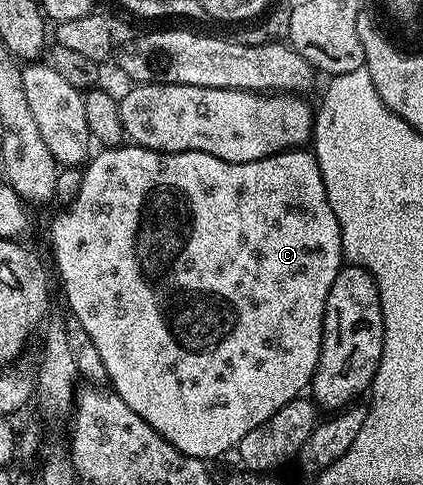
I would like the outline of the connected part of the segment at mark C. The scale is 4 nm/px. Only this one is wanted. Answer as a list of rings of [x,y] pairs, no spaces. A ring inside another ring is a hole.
[[[136,144],[110,146],[100,152],[102,154],[94,153],[88,159],[81,175],[79,192],[75,195],[73,201],[64,207],[65,211],[62,214],[54,216],[53,223],[49,226],[49,246],[53,249],[53,262],[57,265],[57,274],[61,277],[62,288],[65,289],[65,298],[69,301],[68,313],[77,318],[79,324],[83,324],[83,332],[87,332],[87,336],[91,336],[91,344],[95,344],[95,348],[99,351],[99,356],[103,360],[105,378],[107,382],[110,382],[108,385],[111,387],[112,393],[119,395],[123,404],[127,404],[127,408],[131,408],[131,412],[135,412],[135,416],[143,416],[143,420],[147,420],[147,424],[151,424],[151,428],[155,428],[155,432],[162,434],[176,450],[187,456],[210,460],[209,458],[217,458],[220,454],[227,453],[228,450],[230,453],[239,444],[239,440],[243,440],[243,436],[247,436],[247,432],[251,432],[251,428],[263,424],[263,420],[267,420],[267,416],[275,416],[275,412],[279,412],[279,408],[283,408],[283,404],[302,397],[310,389],[313,373],[319,364],[319,352],[323,344],[323,312],[327,304],[327,292],[331,292],[331,284],[335,284],[335,276],[340,272],[343,265],[343,255],[339,220],[335,220],[335,212],[331,212],[331,204],[327,200],[327,188],[323,184],[317,155],[308,149],[298,148],[296,150],[284,150],[278,154],[250,162],[228,162],[203,152],[188,150],[178,154],[167,154],[160,150],[148,150],[146,146]]]

